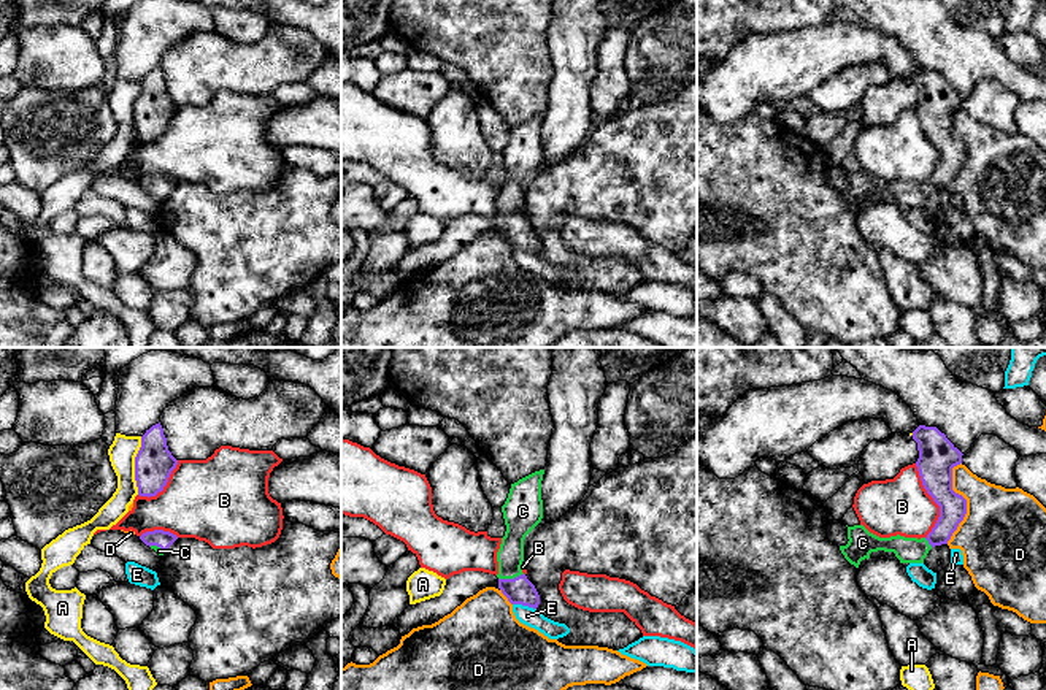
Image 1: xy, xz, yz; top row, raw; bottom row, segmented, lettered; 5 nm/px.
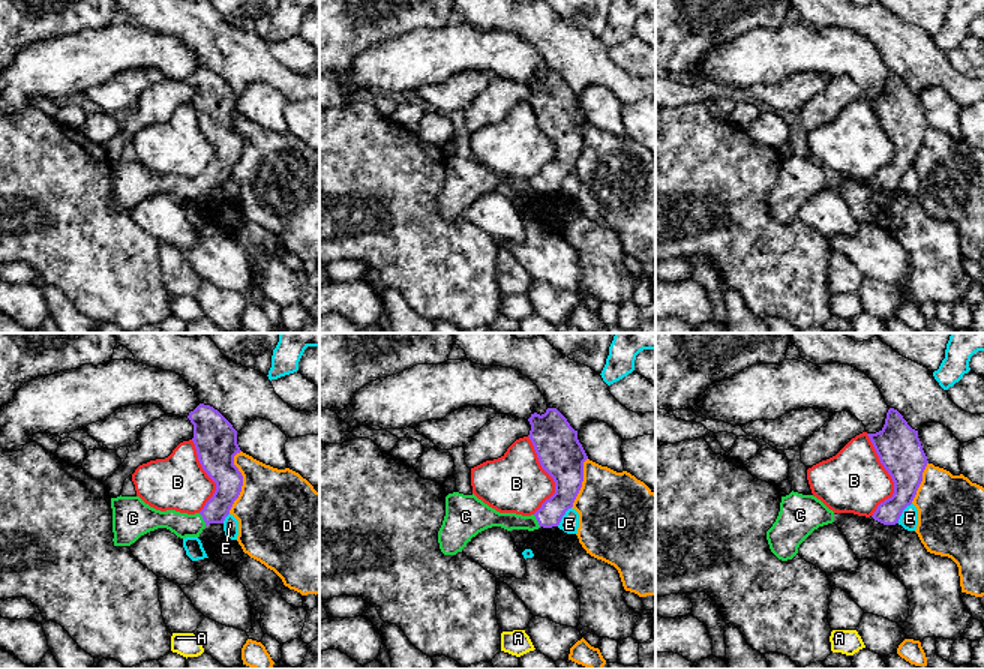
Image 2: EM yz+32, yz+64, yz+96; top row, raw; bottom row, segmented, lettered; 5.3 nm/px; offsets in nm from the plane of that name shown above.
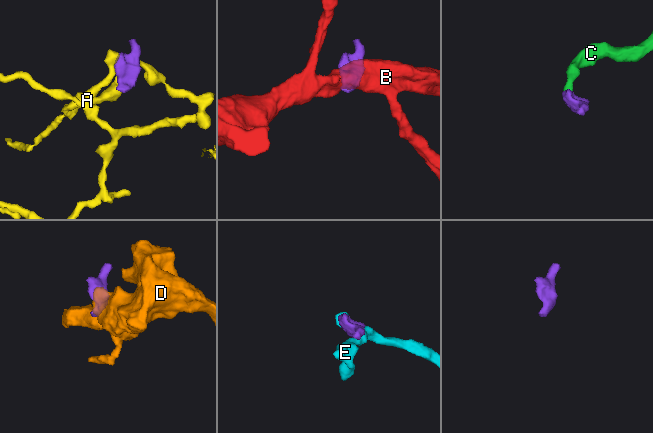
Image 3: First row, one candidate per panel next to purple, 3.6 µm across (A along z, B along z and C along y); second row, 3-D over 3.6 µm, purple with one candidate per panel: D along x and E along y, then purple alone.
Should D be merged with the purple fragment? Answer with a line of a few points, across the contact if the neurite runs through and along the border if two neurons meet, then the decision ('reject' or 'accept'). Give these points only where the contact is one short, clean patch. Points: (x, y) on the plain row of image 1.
reject

